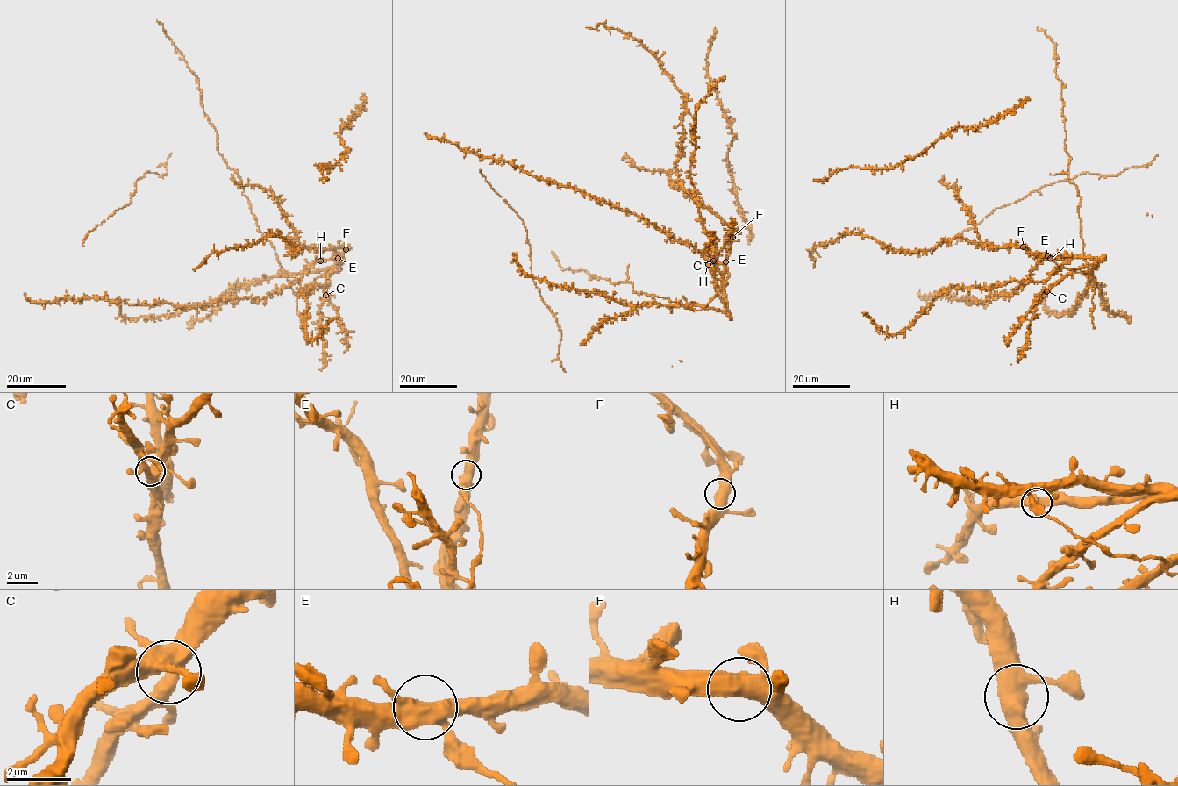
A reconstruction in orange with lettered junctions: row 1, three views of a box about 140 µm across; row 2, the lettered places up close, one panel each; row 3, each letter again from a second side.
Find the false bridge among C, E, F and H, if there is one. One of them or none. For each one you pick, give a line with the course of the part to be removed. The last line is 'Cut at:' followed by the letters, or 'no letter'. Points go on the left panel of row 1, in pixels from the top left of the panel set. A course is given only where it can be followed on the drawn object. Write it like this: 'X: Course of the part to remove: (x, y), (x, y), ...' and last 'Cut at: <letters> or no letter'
Cut at: no letter

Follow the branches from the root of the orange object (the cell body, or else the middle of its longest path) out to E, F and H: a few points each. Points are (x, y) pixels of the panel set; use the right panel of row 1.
E: (1006, 246), (1027, 247), (1033, 253), (1047, 255)
F: (1006, 246), (1023, 246)
H: (1006, 246), (1027, 247), (1039, 254), (1072, 255), (1050, 258)

